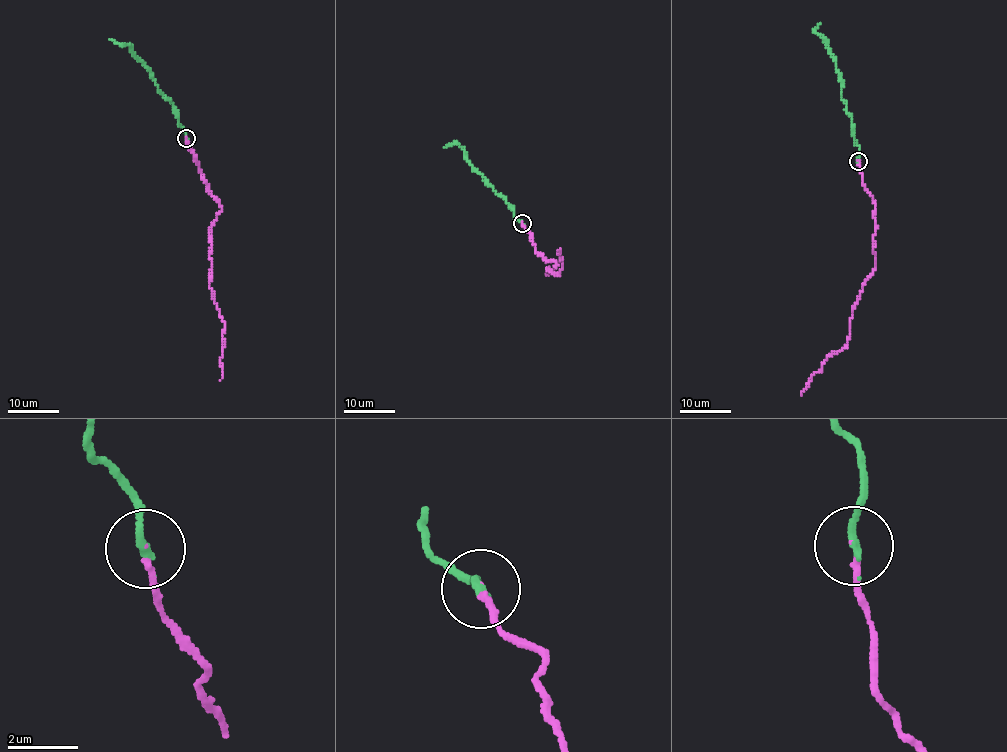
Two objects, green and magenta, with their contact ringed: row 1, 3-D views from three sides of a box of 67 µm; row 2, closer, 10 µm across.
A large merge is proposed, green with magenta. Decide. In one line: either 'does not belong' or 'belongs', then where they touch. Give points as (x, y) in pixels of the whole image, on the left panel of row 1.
belongs; place (186, 138)

